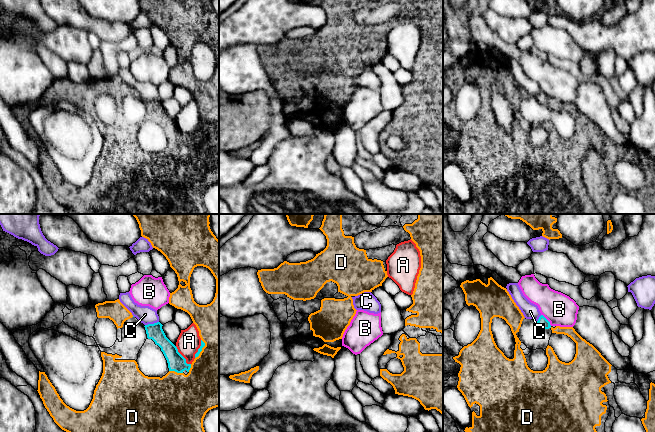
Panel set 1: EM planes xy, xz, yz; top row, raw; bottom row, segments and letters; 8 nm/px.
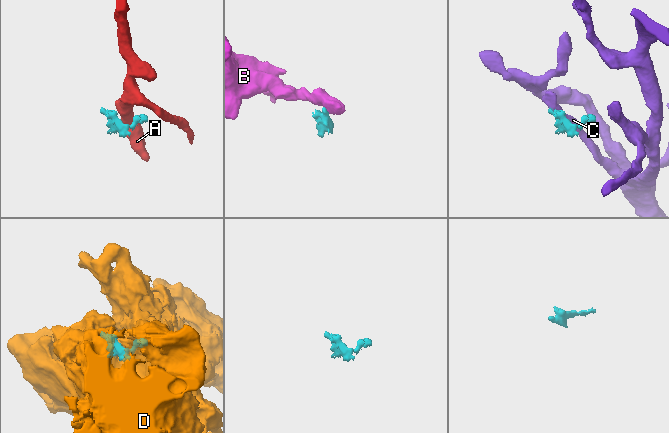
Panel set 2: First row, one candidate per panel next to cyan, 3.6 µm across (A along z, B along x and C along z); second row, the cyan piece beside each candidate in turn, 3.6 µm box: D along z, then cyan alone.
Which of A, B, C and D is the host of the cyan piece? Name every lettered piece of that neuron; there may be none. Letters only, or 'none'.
D

